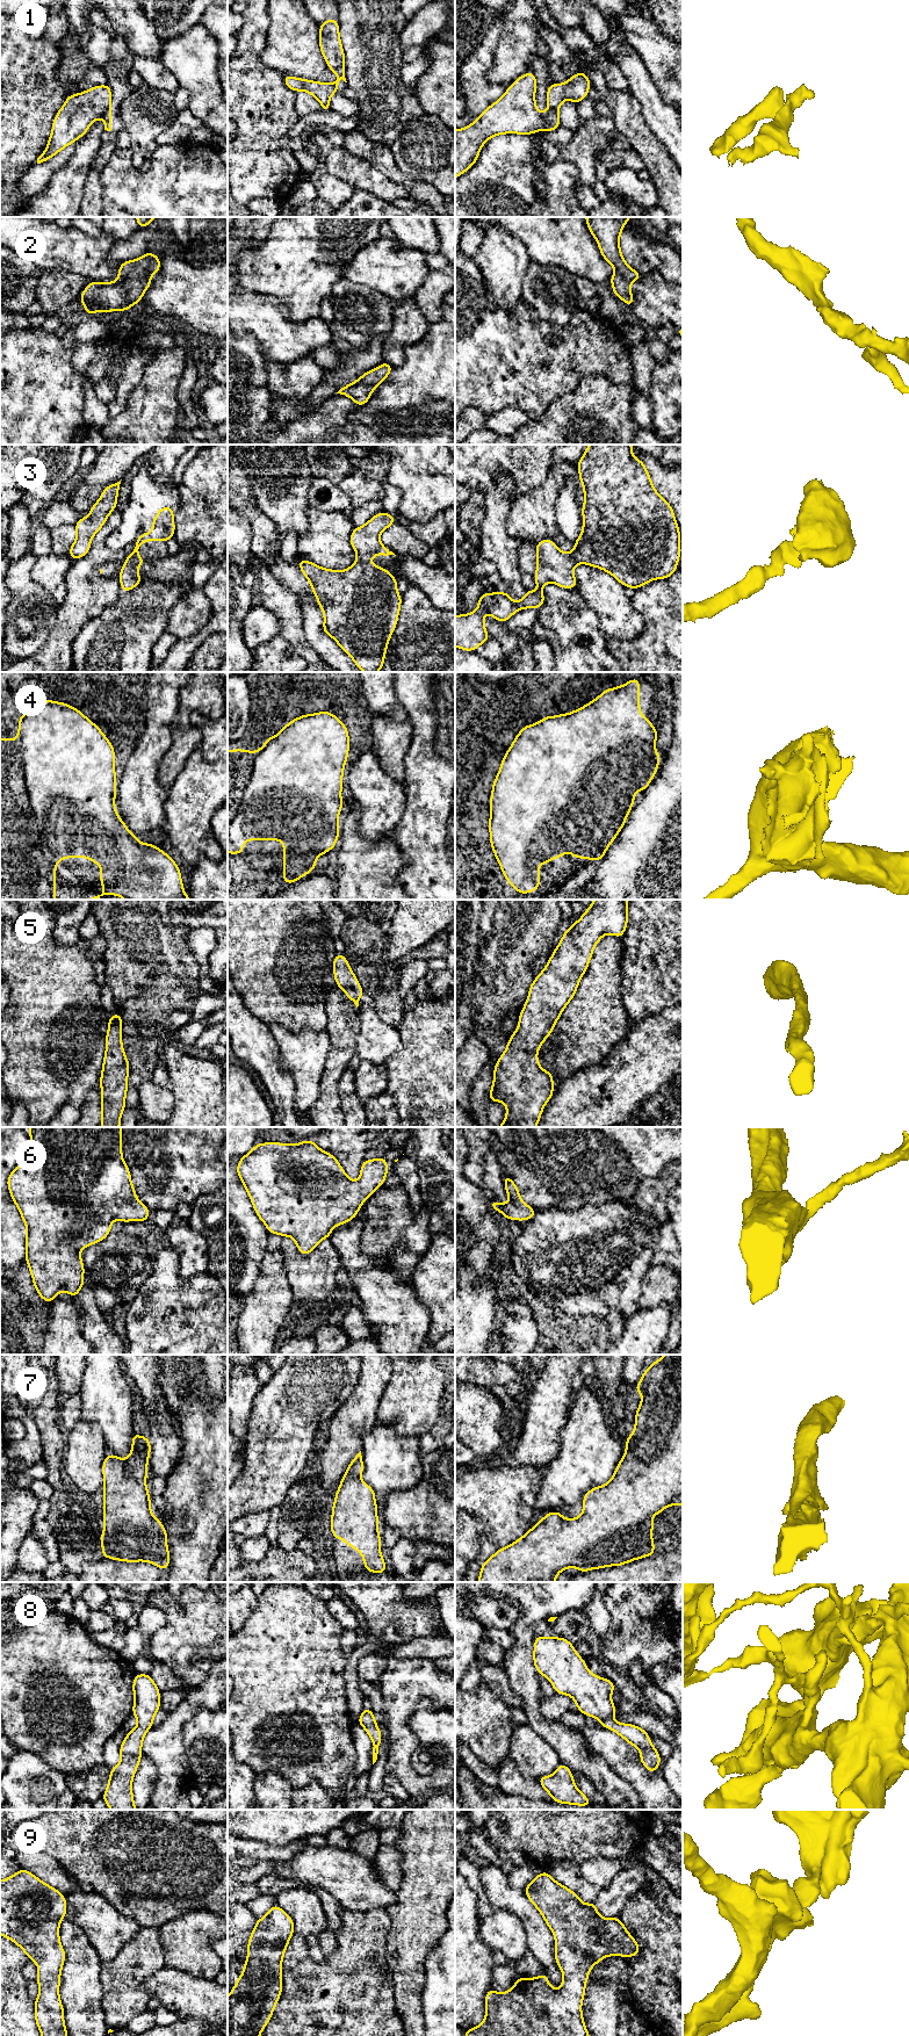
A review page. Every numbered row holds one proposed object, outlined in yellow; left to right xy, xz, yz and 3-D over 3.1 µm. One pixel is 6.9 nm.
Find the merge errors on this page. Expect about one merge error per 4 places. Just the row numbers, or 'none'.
1

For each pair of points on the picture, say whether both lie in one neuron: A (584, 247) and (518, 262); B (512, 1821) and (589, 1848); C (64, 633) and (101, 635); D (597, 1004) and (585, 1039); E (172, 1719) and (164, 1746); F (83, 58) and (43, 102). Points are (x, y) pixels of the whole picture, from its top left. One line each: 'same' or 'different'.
A: different
B: same
C: different
D: same
E: same
F: different

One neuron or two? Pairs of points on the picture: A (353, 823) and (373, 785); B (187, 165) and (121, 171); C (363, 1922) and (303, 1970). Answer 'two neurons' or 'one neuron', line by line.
A: two neurons
B: one neuron
C: one neuron

